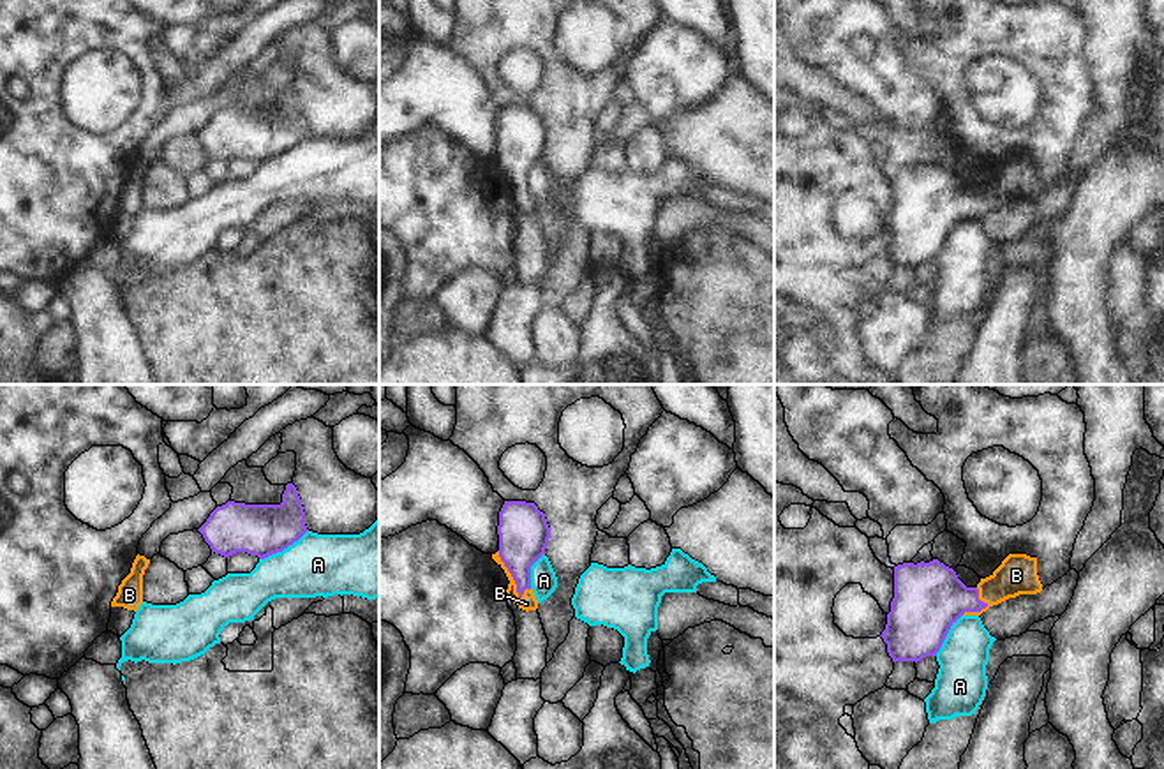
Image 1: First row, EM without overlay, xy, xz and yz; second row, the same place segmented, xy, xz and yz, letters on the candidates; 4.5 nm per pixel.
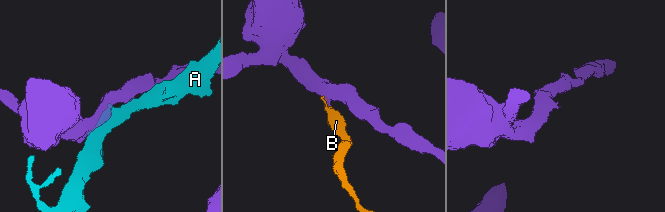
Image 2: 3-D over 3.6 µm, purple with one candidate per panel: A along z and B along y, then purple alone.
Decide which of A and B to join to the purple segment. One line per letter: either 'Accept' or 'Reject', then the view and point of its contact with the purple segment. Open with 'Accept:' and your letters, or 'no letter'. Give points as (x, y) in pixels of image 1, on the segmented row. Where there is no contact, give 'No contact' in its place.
Accept: B
A: Reject. Touches purple at xy (283, 549)
B: Accept. Touches purple at xz (512, 575).

